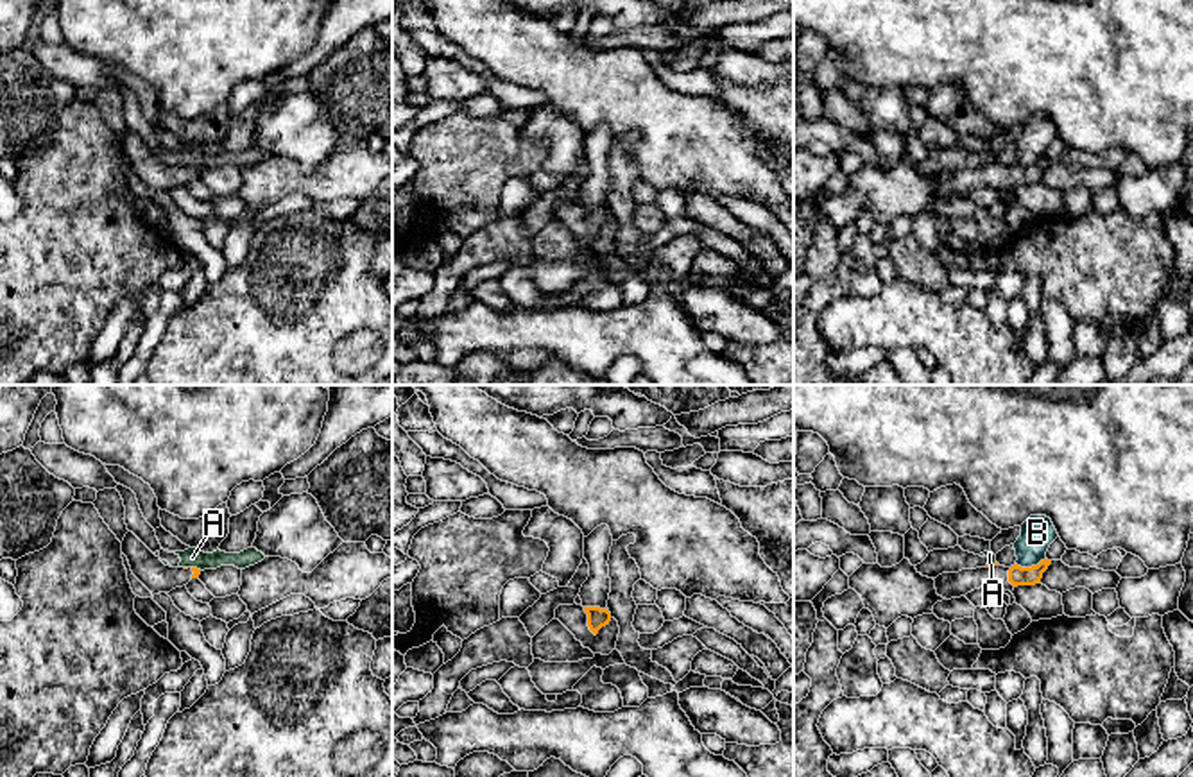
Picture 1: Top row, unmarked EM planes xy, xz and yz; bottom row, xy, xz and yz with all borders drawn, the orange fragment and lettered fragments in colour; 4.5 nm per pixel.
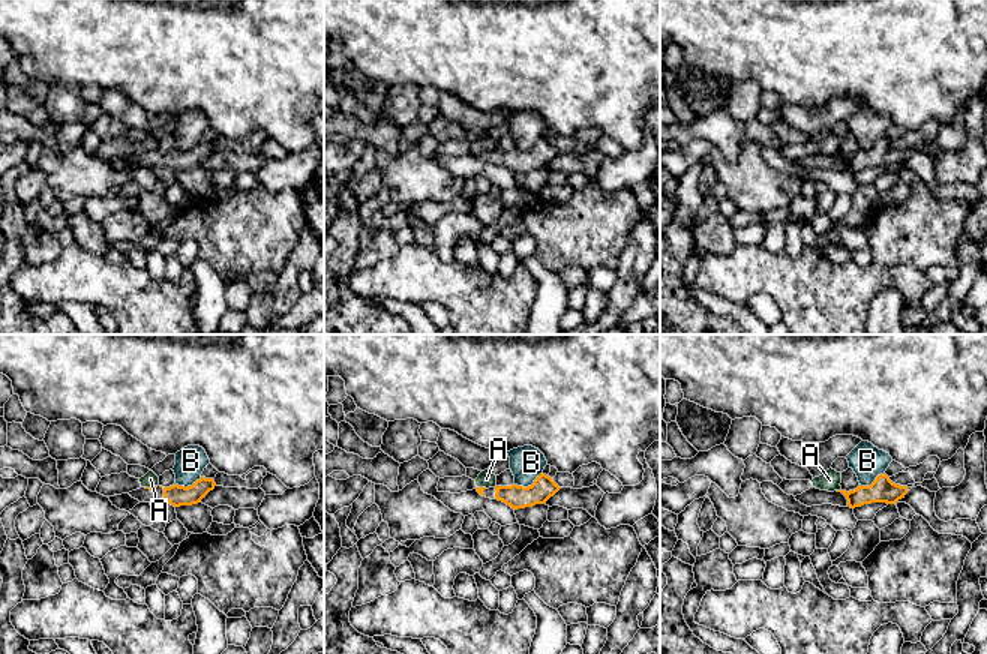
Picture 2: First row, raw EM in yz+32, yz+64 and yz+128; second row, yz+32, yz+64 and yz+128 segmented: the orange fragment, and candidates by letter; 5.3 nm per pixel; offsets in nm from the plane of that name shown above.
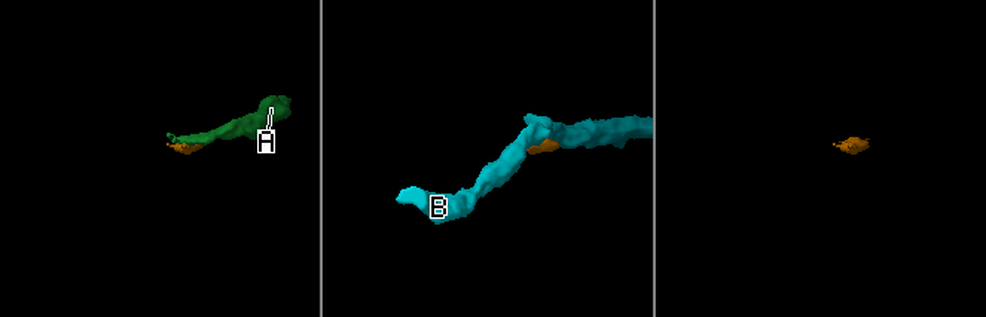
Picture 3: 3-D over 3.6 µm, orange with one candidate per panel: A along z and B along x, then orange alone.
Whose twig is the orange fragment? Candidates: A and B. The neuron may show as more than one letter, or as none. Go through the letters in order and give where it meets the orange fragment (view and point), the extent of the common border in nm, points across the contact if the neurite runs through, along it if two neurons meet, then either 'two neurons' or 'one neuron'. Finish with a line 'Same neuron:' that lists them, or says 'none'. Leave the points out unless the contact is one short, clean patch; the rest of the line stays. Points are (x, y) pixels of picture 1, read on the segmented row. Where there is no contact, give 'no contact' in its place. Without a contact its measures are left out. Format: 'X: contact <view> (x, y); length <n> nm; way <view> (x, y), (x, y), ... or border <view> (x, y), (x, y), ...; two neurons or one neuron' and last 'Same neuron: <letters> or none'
A: contact xy (196, 568); length 50 nm; border xy (192, 566), (201, 570); two neurons
B: contact yz (1032, 566); length 140 nm; border yz (1045, 557), (1030, 566), (1016, 564); two neurons
Same neuron: none

